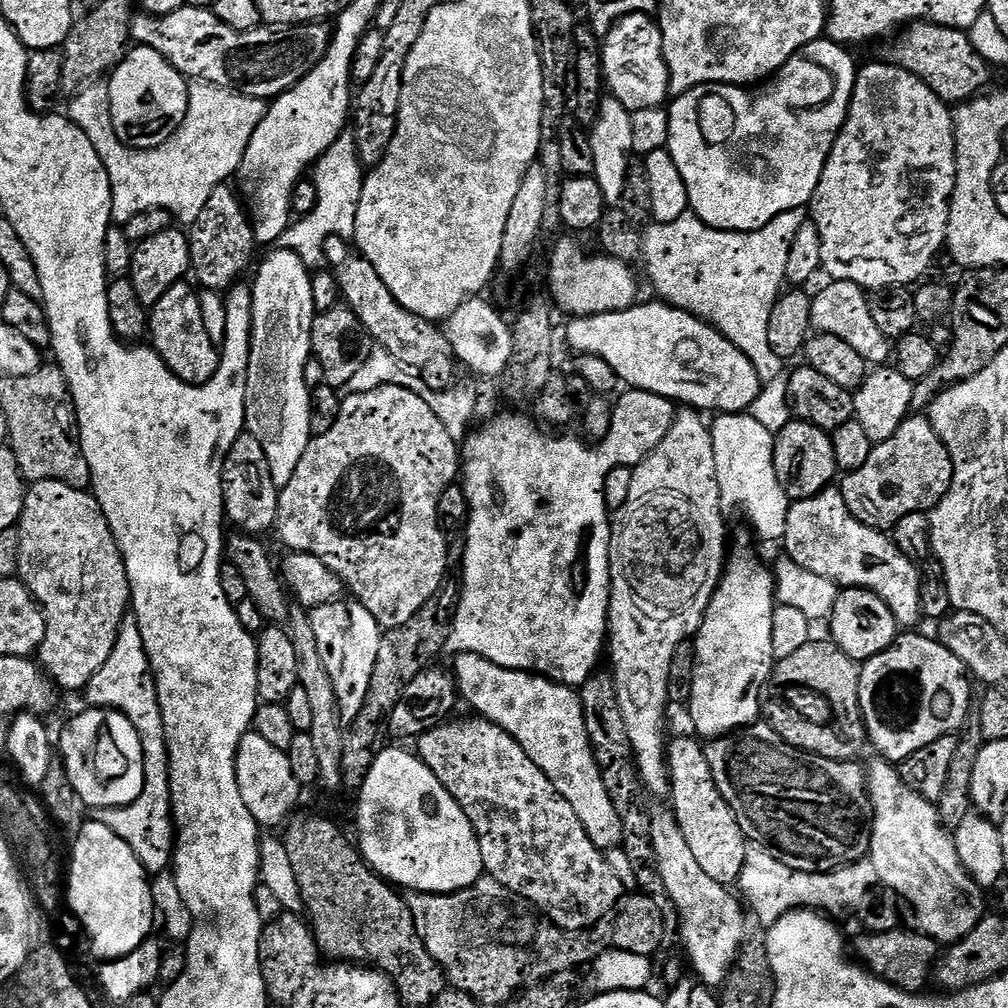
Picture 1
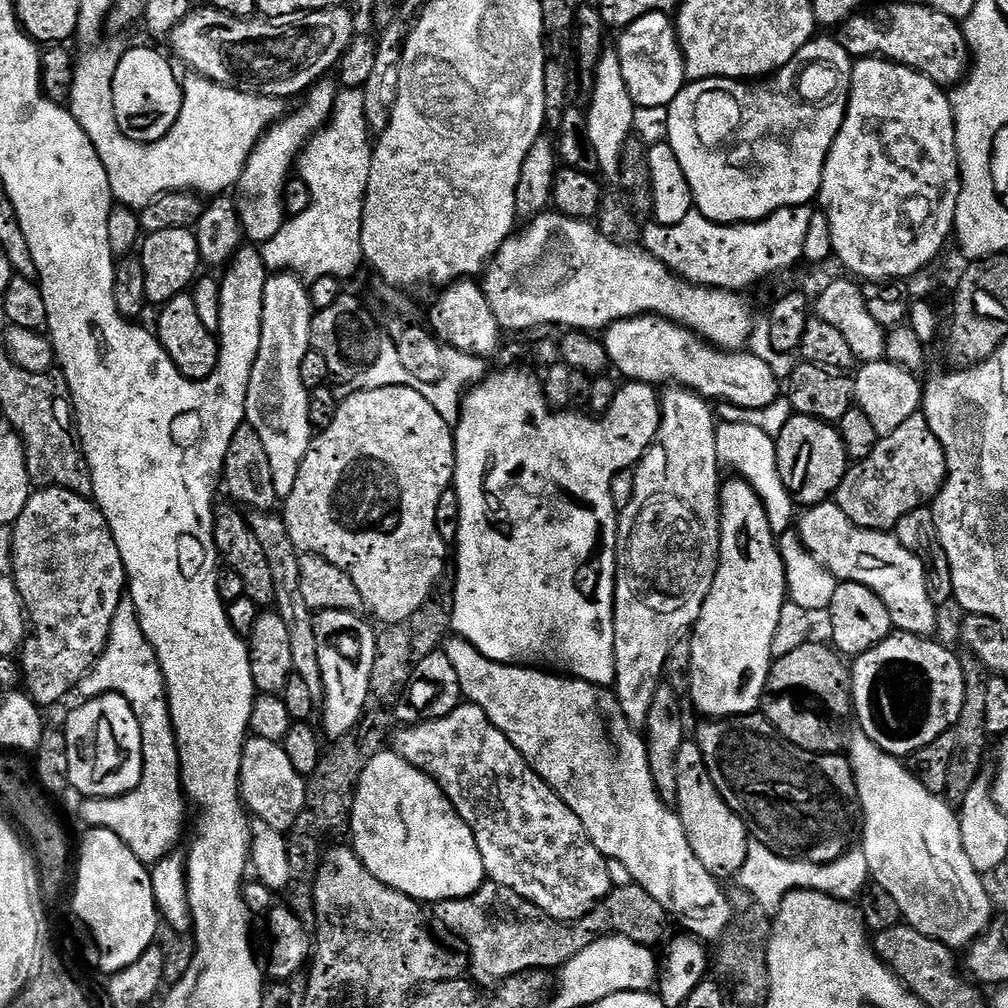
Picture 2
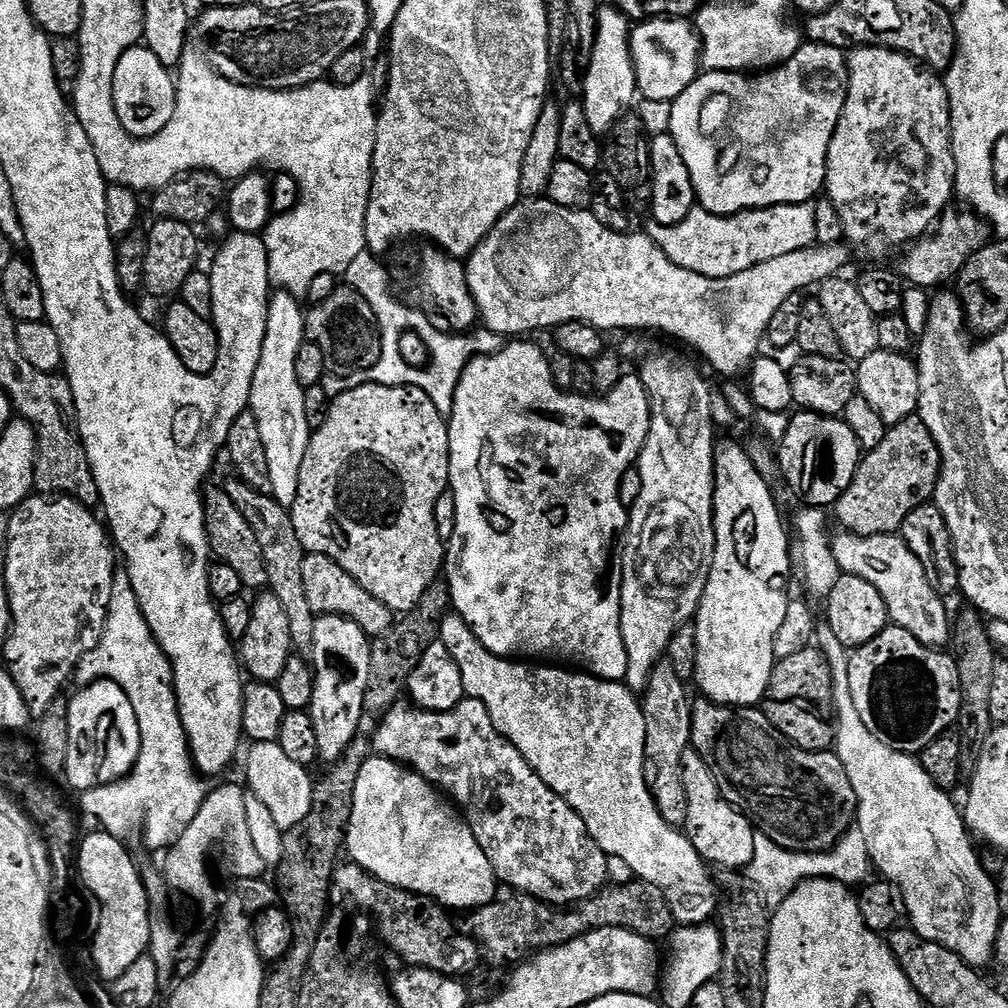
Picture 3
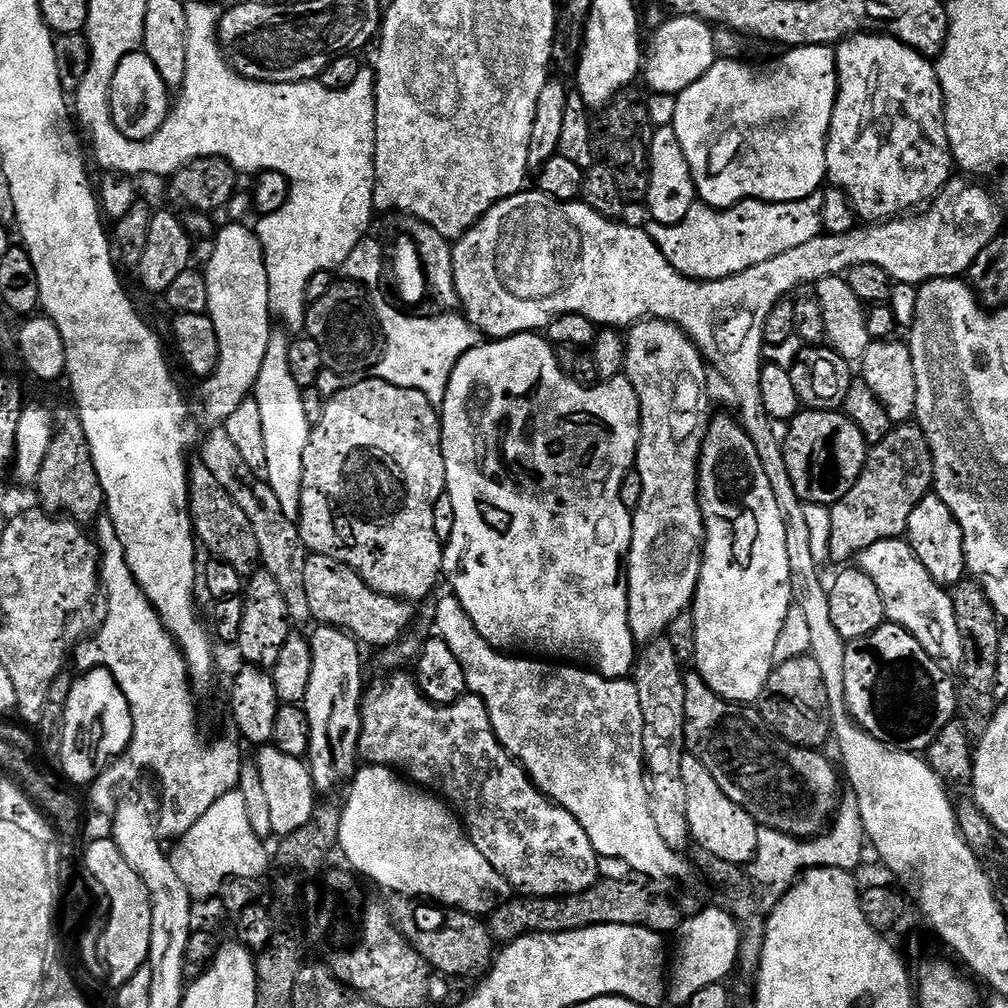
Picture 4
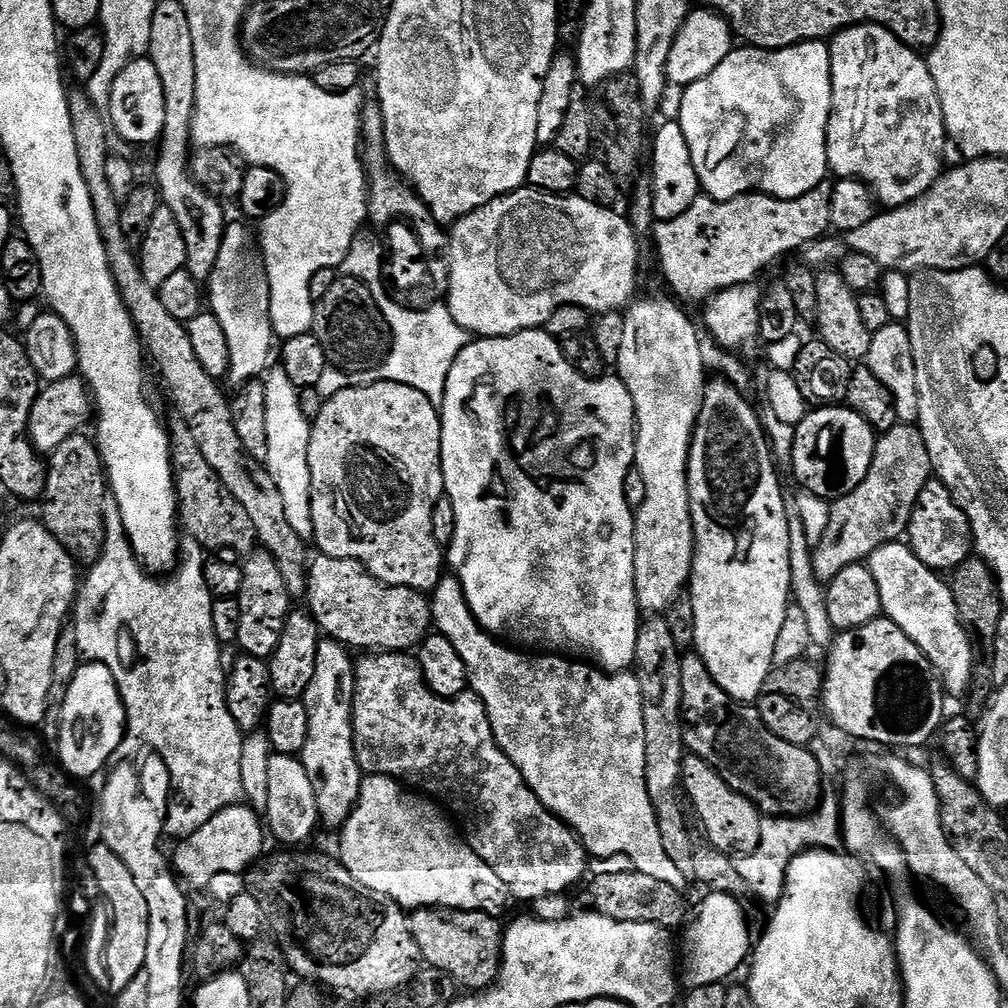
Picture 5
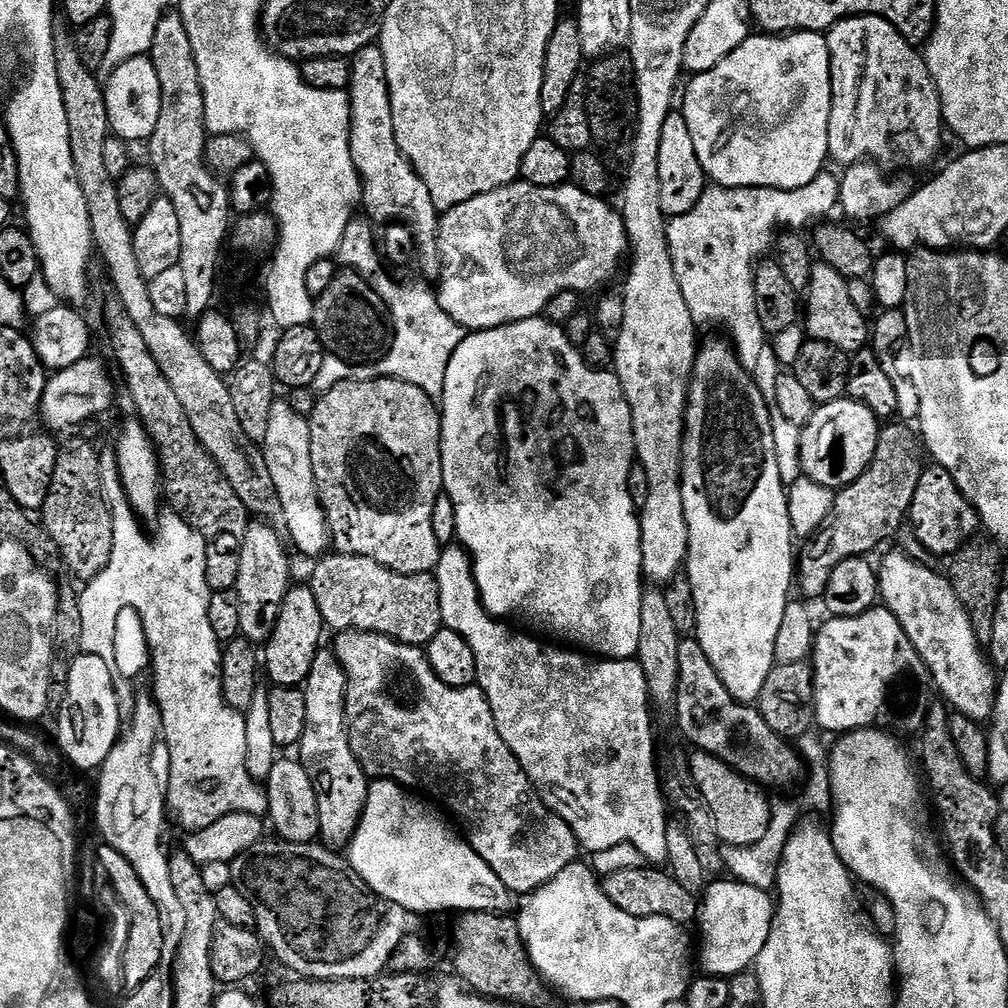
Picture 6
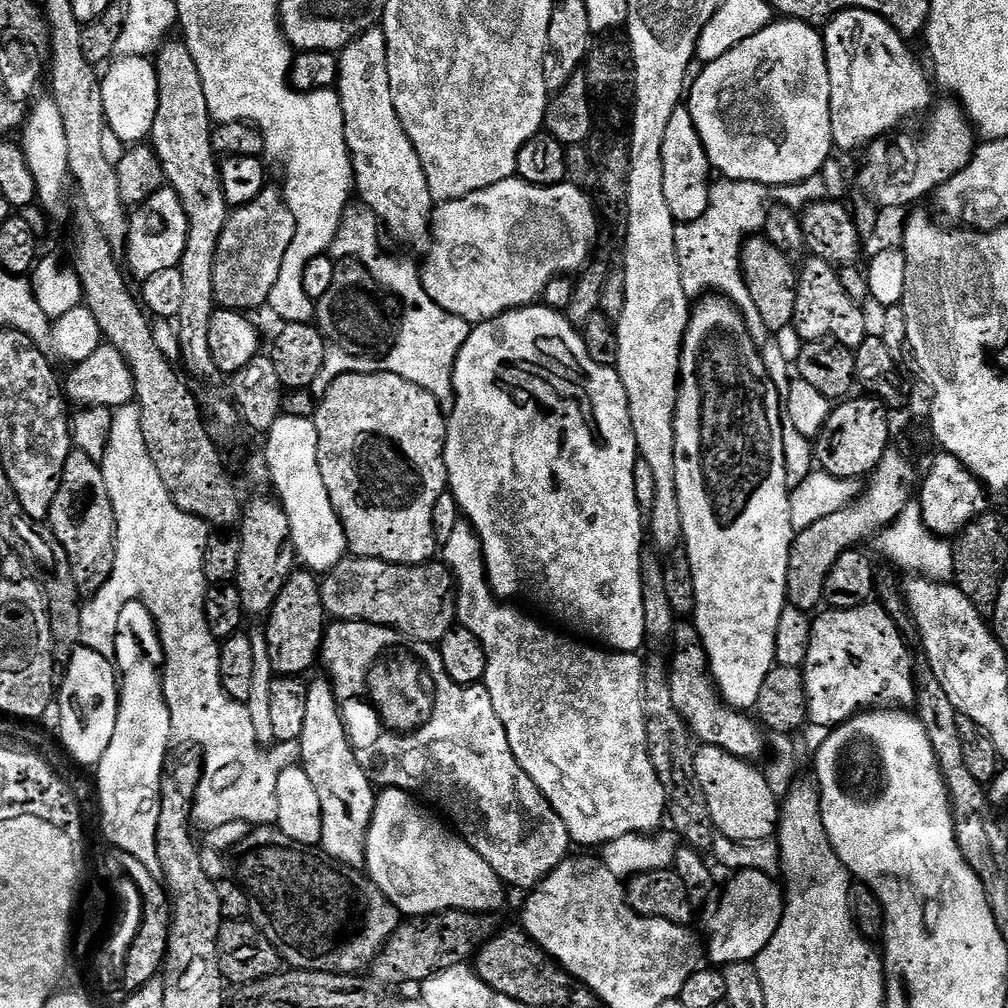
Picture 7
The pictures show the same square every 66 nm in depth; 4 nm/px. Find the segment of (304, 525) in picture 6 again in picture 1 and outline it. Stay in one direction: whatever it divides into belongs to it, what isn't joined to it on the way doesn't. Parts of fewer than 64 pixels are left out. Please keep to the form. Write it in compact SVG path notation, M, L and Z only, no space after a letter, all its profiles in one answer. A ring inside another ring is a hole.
M276 250L276 253L258 268L255 269L256 281L251 281L250 284L252 349L250 370L246 378L244 423L246 431L258 438L258 442L262 442L262 450L266 450L266 462L270 462L270 475L273 476L276 487L282 489L286 482L290 482L290 478L294 478L294 470L298 470L298 462L302 462L302 454L306 454L306 446L313 437L310 430L311 398L306 382L303 381L303 368L312 356L312 323L318 313L314 306L310 269L302 263L298 254Z

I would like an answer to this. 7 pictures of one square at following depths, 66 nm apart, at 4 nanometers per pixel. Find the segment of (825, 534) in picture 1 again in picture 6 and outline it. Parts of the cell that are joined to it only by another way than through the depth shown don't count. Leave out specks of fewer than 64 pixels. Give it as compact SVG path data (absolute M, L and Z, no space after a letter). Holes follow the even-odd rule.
M892 552L884 561L879 561L878 575L883 607L890 609L906 630L914 650L928 667L939 695L941 692L959 715L977 722L991 721L998 676L985 649L977 642L968 611L960 605L951 584L941 573L939 576L934 569L911 560L904 552Z

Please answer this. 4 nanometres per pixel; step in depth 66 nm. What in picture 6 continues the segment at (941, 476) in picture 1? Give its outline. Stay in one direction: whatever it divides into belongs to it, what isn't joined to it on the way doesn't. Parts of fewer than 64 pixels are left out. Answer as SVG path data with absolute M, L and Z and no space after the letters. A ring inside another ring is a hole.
M892 422L889 426L881 427L880 437L878 438L878 446L874 458L870 462L870 466L862 474L862 478L858 478L851 484L849 488L839 489L835 493L833 508L830 510L828 517L822 521L821 526L810 539L805 543L804 549L799 549L798 559L794 564L794 580L798 585L799 595L805 601L819 601L826 594L826 586L830 586L830 574L834 574L834 570L842 562L846 562L846 558L854 558L855 556L867 557L868 552L875 550L879 544L884 544L900 527L905 527L908 520L908 511L914 502L914 490L918 490L918 478L922 478L926 467L926 456L922 451L921 441L918 439L917 433L912 432L907 423Z

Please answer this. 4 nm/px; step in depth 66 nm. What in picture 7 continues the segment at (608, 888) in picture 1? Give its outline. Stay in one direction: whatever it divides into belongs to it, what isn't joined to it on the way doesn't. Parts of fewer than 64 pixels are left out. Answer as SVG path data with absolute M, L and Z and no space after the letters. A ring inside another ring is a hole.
M338 620L329 623L324 629L324 645L320 647L320 660L322 668L324 664L325 670L328 671L325 672L327 679L331 680L332 688L336 691L336 705L340 707L344 729L348 732L348 743L356 749L356 757L362 770L377 789L401 788L403 792L411 792L423 798L433 809L442 808L448 812L449 818L452 819L451 827L475 852L482 854L486 862L490 862L494 874L498 874L498 878L503 880L505 885L512 887L513 884L516 888L531 890L541 880L545 880L559 864L569 859L570 837L566 830L566 822L558 818L558 814L550 806L548 799L541 794L538 786L534 786L530 774L526 774L526 770L518 766L518 758L514 758L510 750L506 730L494 710L494 702L490 702L490 694L484 689L483 683L465 685L454 683L446 674L446 666L442 666L442 658L433 645L409 640L407 636L394 631L393 628L383 628L361 620Z

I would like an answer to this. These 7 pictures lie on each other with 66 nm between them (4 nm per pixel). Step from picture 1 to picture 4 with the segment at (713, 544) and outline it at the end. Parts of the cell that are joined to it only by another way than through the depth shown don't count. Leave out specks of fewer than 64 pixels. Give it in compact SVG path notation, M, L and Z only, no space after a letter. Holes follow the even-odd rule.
M649 318L633 324L627 329L626 343L628 357L624 372L629 382L634 386L640 402L640 445L636 451L634 471L642 478L642 502L632 512L632 541L626 557L626 579L628 582L628 617L630 618L630 630L637 645L643 646L650 641L663 637L668 631L670 622L678 618L678 614L689 611L693 600L696 599L696 587L698 578L702 574L702 562L704 561L704 540L707 538L704 529L703 512L700 509L700 460L703 454L704 439L708 433L708 372L706 361L696 346L696 341L684 331L678 324L663 318Z

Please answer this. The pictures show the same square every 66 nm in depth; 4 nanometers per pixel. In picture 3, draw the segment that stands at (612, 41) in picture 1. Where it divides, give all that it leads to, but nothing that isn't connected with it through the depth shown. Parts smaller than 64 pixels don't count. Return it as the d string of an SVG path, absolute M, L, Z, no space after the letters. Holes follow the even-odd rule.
M649 18L632 28L632 61L639 95L646 100L677 100L701 71L700 37L684 18Z

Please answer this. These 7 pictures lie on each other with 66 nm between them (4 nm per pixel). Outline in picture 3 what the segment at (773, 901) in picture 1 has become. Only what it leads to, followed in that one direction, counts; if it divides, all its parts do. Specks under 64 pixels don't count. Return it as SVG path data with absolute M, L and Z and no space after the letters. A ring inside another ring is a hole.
M852 827L843 838L827 852L796 852L778 847L768 836L757 833L755 840L755 858L752 863L752 881L762 890L774 889L789 892L798 885L801 880L814 877L826 877L840 881L849 886L861 885L870 873L871 860L866 849L866 838L863 837L859 827Z

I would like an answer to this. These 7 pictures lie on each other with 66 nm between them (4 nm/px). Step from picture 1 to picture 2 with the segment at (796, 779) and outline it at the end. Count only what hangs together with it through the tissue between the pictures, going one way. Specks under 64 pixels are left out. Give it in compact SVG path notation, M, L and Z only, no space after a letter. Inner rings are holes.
M763 714L751 716L726 716L723 718L708 718L703 721L704 725L697 730L694 742L702 750L702 758L706 762L706 770L710 770L710 778L714 778L714 786L722 794L724 801L735 810L739 816L744 817L744 824L748 827L749 833L757 841L767 844L776 852L781 853L786 859L804 860L806 863L834 863L841 855L853 847L852 839L857 839L858 829L862 824L862 813L860 810L860 799L858 798L858 786L852 773L852 762L844 754L817 754L807 752L798 746L794 746L785 740L784 735L778 731L766 719Z

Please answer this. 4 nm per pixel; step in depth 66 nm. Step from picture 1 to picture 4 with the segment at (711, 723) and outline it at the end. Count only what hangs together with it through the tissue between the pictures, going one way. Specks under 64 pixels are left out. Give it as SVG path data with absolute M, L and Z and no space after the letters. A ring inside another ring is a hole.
M713 415L708 422L708 433L704 439L703 454L700 460L700 509L703 512L704 529L707 538L704 540L704 561L702 562L702 574L698 578L696 587L696 599L692 602L691 611L694 614L694 622L699 626L698 646L696 647L695 671L723 700L732 700L736 704L745 706L759 701L762 690L770 678L773 670L774 645L778 638L778 630L782 630L782 622L786 622L786 614L792 609L792 588L790 582L790 554L786 546L786 523L783 522L782 512L778 508L778 500L771 488L770 478L759 458L758 448L750 438L750 434L744 429L740 420L735 415Z

